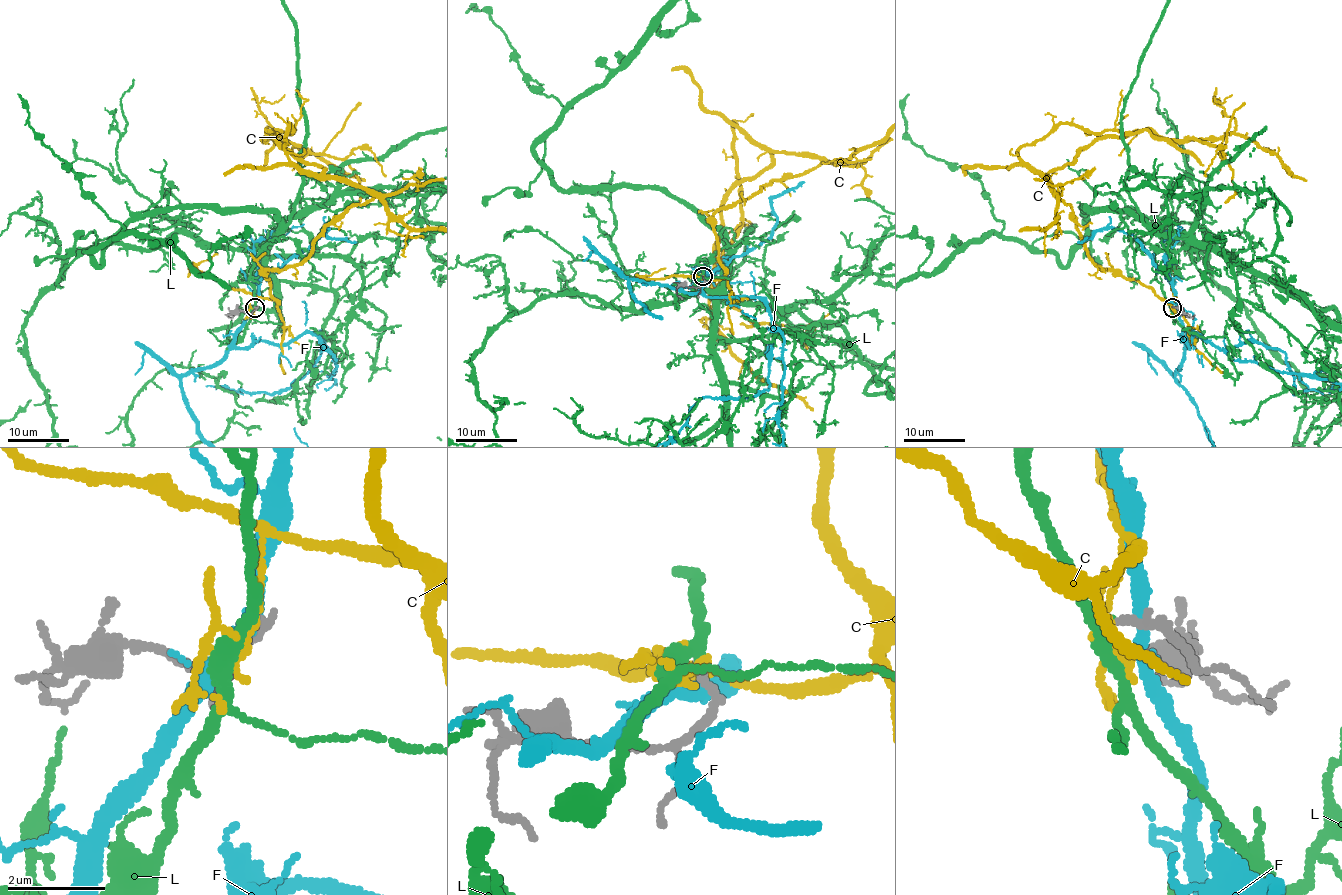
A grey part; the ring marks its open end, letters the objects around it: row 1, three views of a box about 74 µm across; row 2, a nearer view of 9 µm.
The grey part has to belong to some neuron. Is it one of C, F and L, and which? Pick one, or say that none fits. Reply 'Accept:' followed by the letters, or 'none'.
Accept: L

